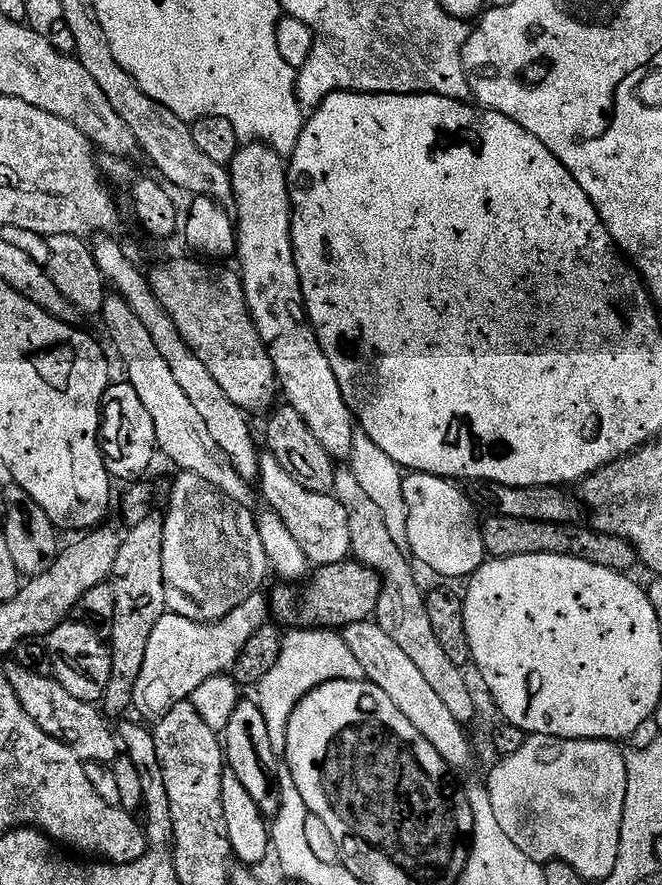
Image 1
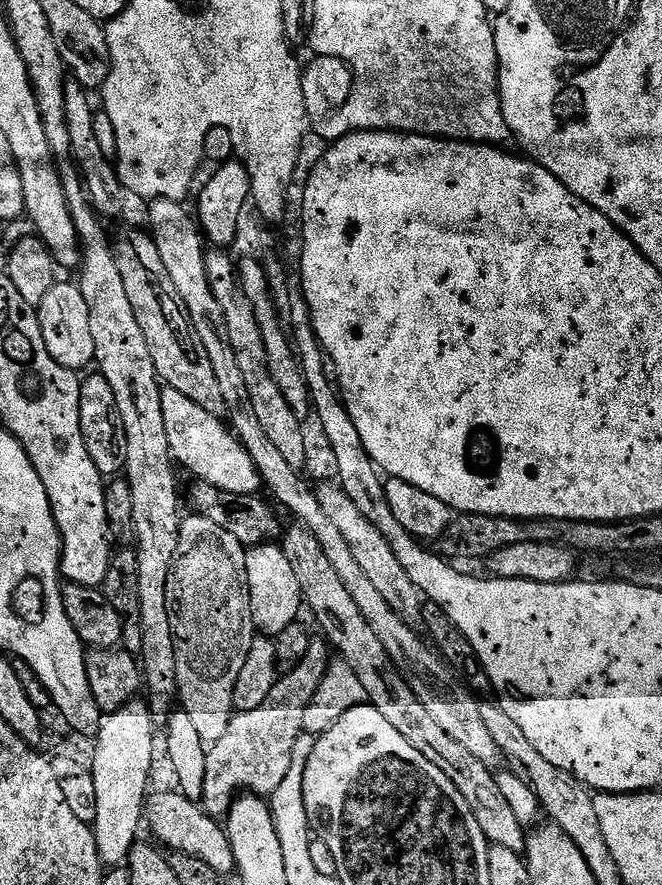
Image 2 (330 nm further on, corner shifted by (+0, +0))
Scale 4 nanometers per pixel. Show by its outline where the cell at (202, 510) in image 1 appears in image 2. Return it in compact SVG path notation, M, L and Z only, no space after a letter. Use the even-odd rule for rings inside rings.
M188 514L183 517L180 526L180 541L174 554L172 569L166 586L166 606L170 610L170 626L174 638L174 650L178 662L179 707L190 714L190 723L198 729L198 738L210 746L226 734L234 715L234 682L250 658L250 646L255 642L258 629L252 617L250 602L250 582L246 570L248 553L245 545L234 538L222 526L210 522L210 518Z

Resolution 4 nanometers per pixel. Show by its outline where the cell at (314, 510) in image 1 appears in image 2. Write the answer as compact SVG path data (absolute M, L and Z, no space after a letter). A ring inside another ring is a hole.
M167 386L161 387L162 418L166 421L166 442L170 442L172 459L181 469L193 472L193 477L202 482L210 482L210 486L218 486L218 490L226 490L230 494L242 494L243 496L255 496L261 491L262 481L260 474L254 466L254 458L242 446L235 432L221 417L214 414L206 414L202 406L190 402L186 394L178 394L178 390Z

